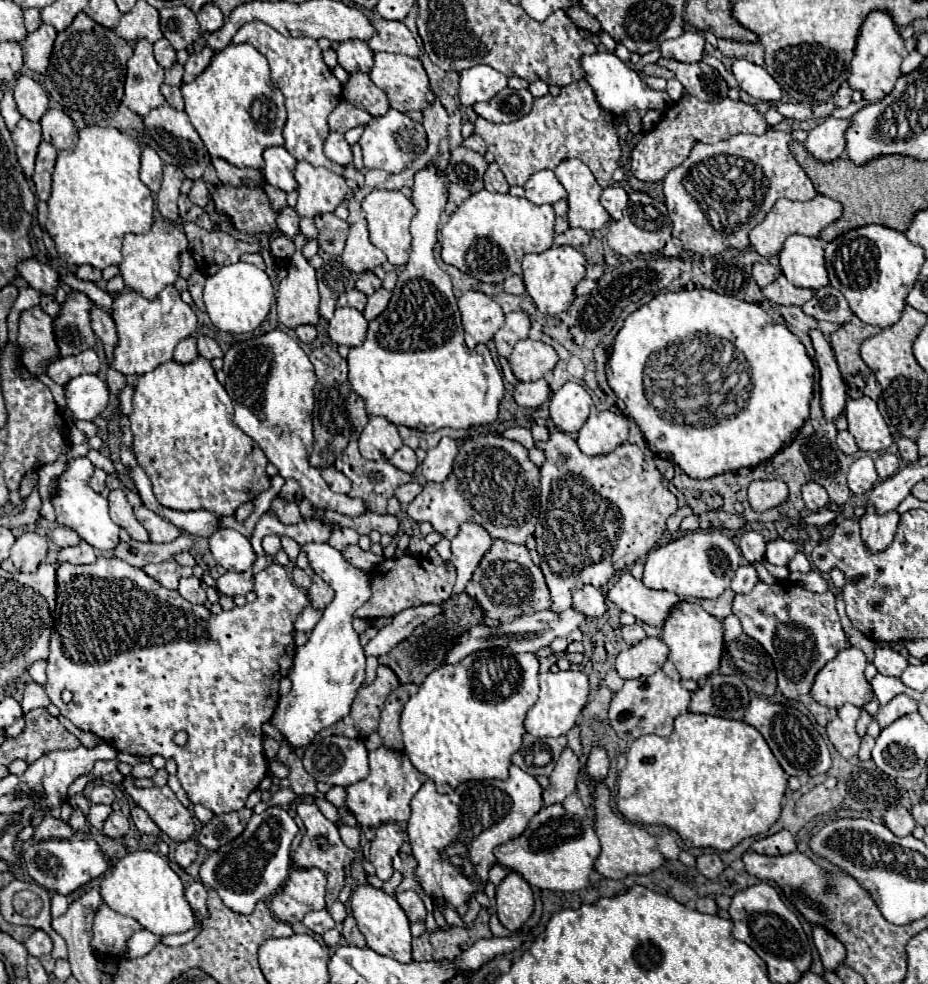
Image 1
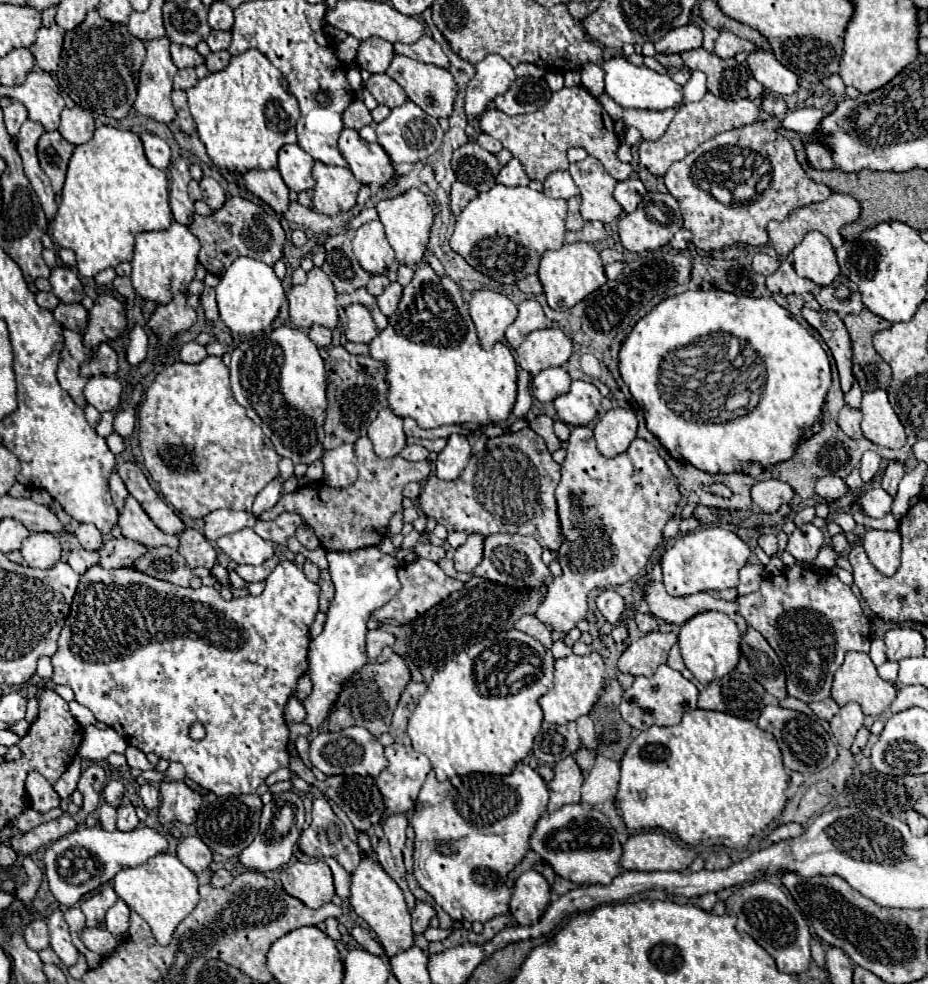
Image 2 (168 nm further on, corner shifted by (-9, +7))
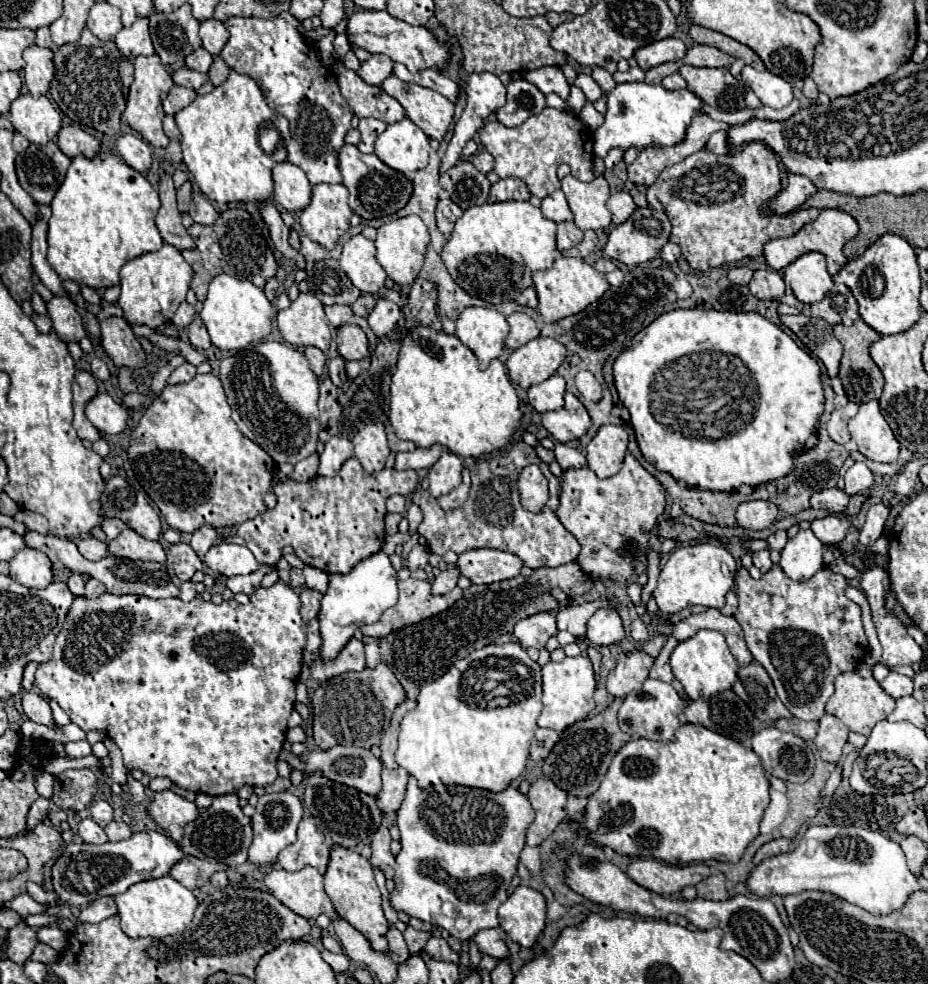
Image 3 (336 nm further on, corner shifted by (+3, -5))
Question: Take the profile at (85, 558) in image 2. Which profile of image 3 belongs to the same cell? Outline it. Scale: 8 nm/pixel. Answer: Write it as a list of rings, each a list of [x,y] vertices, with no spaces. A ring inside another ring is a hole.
[[[72,573],[66,581],[66,585],[70,587],[70,591],[74,595],[84,595],[84,577],[80,573]]]

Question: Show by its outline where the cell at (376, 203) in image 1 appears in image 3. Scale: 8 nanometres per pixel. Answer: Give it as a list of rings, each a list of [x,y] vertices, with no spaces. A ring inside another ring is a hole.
[[[406,215],[406,217],[394,219],[394,221],[378,227],[378,233],[376,233],[376,249],[378,249],[376,259],[396,285],[410,285],[416,279],[416,275],[422,267],[428,243],[430,243],[430,235],[428,235],[426,225],[420,221],[420,217]]]

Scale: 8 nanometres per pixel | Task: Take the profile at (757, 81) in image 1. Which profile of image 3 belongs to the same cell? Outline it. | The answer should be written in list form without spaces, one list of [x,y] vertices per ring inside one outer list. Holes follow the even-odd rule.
[[[746,65],[742,69],[742,81],[768,107],[782,109],[794,99],[790,83],[770,71],[756,71],[754,67]]]

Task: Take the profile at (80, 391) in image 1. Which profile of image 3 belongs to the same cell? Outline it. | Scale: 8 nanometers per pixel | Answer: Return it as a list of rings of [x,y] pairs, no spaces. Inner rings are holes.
[[[98,393],[92,401],[88,401],[86,417],[100,433],[116,435],[124,431],[128,411],[122,405],[118,405],[108,393]]]

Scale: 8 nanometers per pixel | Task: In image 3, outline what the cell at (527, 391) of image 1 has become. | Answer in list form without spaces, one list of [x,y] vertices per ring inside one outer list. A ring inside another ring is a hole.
[[[552,375],[546,381],[532,385],[528,389],[528,403],[538,411],[538,413],[546,413],[546,411],[556,411],[562,409],[564,405],[564,379],[560,375]]]

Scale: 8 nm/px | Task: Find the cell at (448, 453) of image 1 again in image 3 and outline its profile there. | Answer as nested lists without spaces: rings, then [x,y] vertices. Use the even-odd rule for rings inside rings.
[[[444,451],[440,455],[440,459],[428,471],[428,479],[430,479],[428,491],[434,497],[448,493],[450,489],[454,489],[456,485],[462,483],[460,471],[462,471],[462,459],[450,451]]]

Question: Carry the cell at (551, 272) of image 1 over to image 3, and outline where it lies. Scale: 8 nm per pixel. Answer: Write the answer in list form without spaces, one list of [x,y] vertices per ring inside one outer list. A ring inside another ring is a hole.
[[[558,257],[550,269],[532,273],[532,279],[540,301],[538,311],[546,323],[554,323],[568,315],[580,313],[590,303],[600,299],[608,289],[604,275],[598,273],[592,265],[588,265],[584,259],[576,259],[576,257]]]

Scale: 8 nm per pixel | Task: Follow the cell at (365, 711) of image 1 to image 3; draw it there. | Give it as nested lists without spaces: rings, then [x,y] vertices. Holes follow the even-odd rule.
[[[380,663],[376,669],[364,669],[362,673],[342,673],[338,677],[322,683],[312,695],[312,715],[314,715],[314,741],[320,749],[330,749],[334,745],[358,745],[370,749],[380,745],[382,733],[390,725],[394,709],[406,699],[406,693],[388,669]]]

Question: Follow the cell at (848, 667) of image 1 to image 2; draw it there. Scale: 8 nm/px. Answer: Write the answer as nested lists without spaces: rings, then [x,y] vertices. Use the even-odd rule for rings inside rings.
[[[852,651],[852,653],[846,653],[844,665],[838,669],[838,673],[836,673],[836,677],[834,677],[832,699],[834,699],[840,707],[846,705],[846,703],[850,703],[850,701],[856,701],[856,703],[860,703],[864,715],[878,717],[878,715],[882,715],[882,713],[890,707],[890,703],[896,699],[896,685],[890,683],[890,681],[884,681],[884,679],[878,675],[872,659],[870,659],[866,653],[856,653],[856,651]]]

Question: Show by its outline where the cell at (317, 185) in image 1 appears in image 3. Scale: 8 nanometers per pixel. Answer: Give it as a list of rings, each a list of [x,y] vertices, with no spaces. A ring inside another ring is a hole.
[[[320,183],[320,185],[312,185],[312,201],[302,211],[300,225],[302,225],[302,231],[312,241],[316,241],[316,243],[332,249],[334,243],[336,243],[336,239],[348,231],[350,217],[352,217],[352,209],[348,207],[348,189],[342,183],[336,183],[336,185]]]

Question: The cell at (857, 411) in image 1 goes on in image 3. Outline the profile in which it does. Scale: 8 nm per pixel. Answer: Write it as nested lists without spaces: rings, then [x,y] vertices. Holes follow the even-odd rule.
[[[876,399],[860,405],[858,415],[848,421],[848,429],[864,457],[878,463],[892,463],[898,459],[898,439],[882,417]]]

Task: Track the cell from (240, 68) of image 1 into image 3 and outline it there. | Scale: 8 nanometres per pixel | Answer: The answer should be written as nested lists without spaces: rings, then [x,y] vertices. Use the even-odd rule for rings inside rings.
[[[230,71],[228,79],[214,87],[212,93],[206,93],[206,95],[198,95],[188,107],[184,107],[182,111],[178,111],[176,115],[176,125],[182,133],[182,153],[184,153],[184,163],[188,167],[188,171],[194,175],[196,183],[200,185],[202,193],[210,199],[210,201],[216,201],[216,203],[230,203],[230,201],[252,201],[252,203],[258,203],[258,201],[266,201],[272,197],[272,167],[280,161],[286,159],[286,149],[276,149],[274,153],[264,153],[260,143],[258,143],[258,131],[260,131],[260,125],[264,121],[270,121],[282,135],[282,143],[288,139],[288,121],[278,115],[274,109],[270,109],[266,105],[266,99],[264,99],[264,93],[260,89],[260,85],[248,77],[248,75],[242,75],[242,73],[236,73],[236,71]]]

